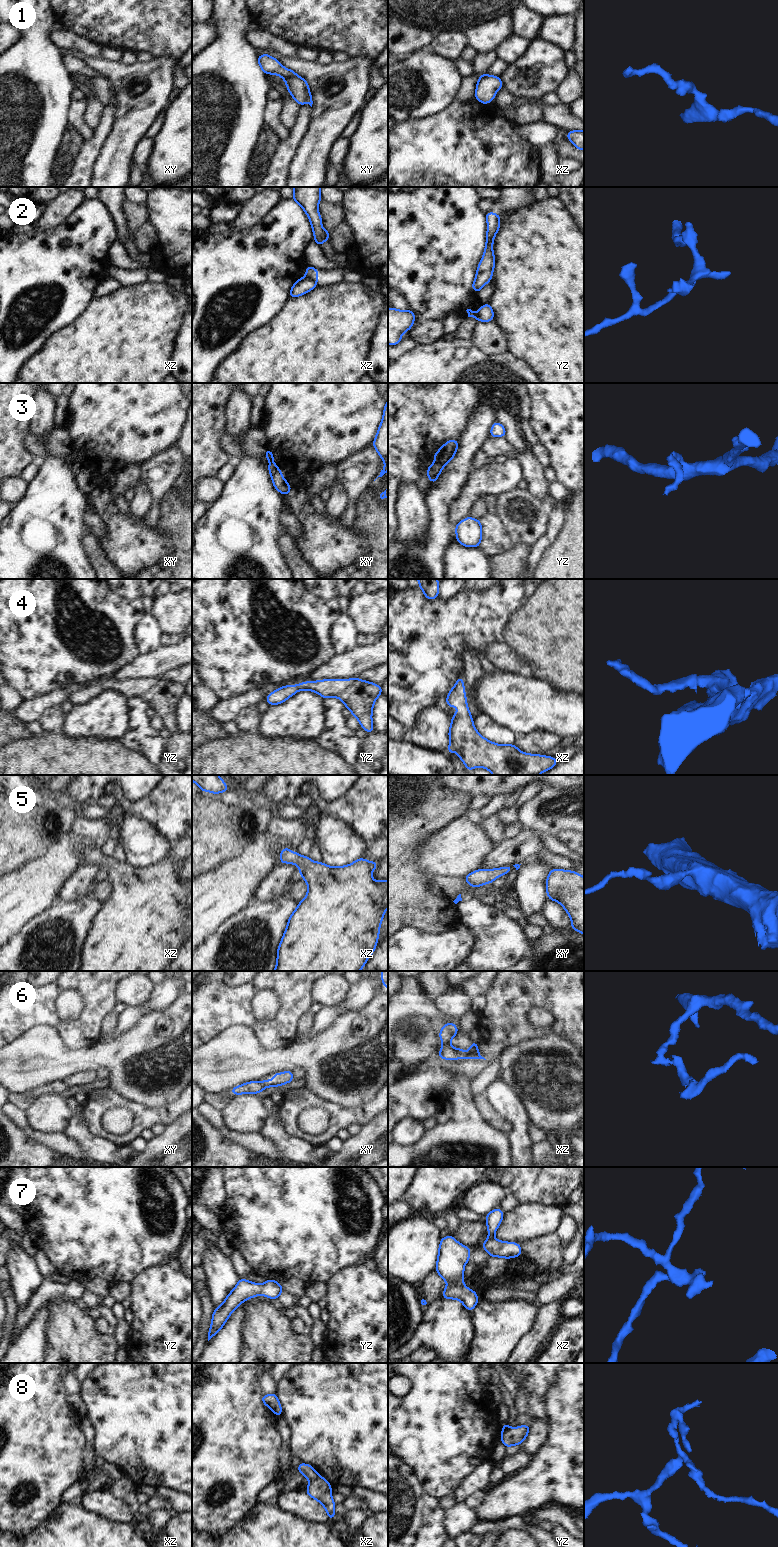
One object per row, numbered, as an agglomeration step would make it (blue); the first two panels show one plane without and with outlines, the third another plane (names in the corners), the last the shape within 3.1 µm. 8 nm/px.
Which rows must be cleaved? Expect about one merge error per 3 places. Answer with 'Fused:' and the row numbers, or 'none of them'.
Fused: 1, 2, 3, 6, 8

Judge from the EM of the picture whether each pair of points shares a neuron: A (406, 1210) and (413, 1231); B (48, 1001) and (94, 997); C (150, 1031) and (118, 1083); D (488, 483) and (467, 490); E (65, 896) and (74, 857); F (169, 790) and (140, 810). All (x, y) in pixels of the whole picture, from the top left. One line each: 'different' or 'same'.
A: different
B: same
C: same
D: same
E: different
F: same

